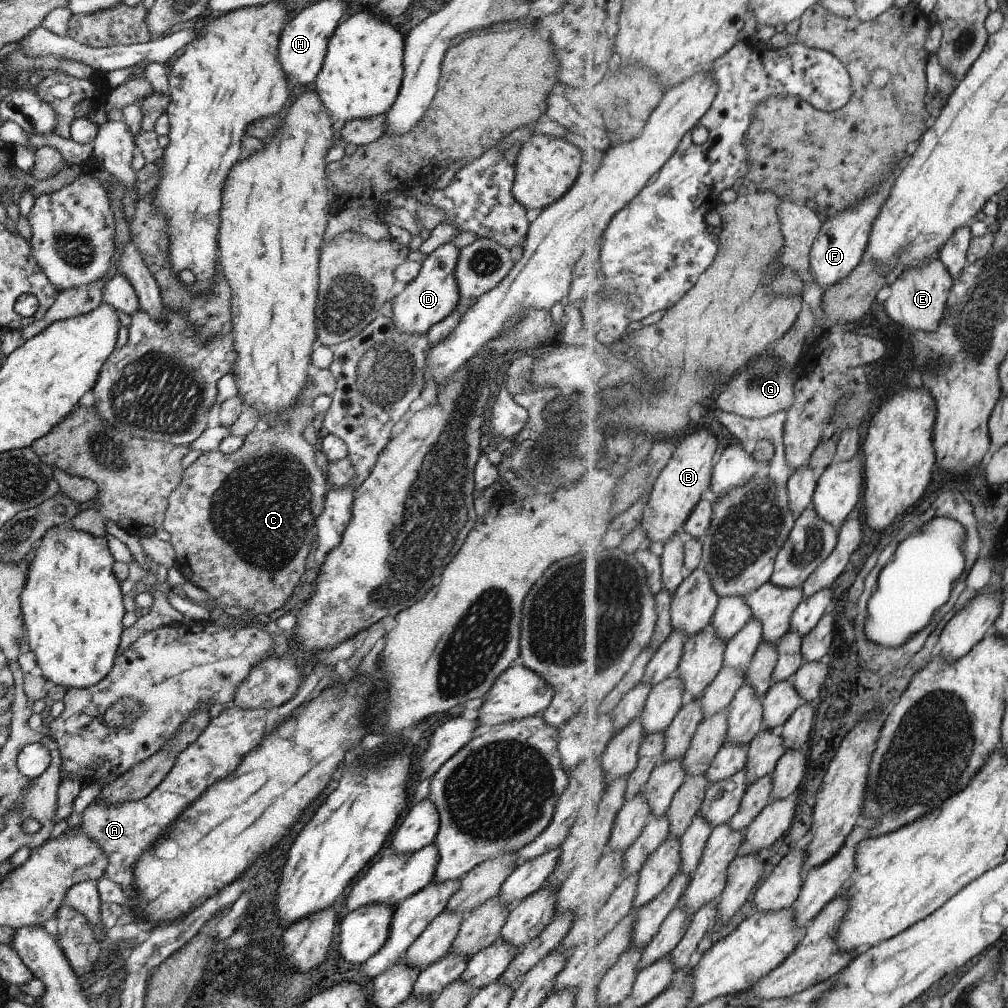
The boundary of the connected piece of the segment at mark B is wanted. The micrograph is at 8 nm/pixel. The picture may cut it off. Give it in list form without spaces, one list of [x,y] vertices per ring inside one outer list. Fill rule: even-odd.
[[[698,430],[680,440],[680,445],[674,450],[653,485],[645,515],[639,518],[640,523],[633,530],[633,532],[643,532],[650,547],[661,550],[661,547],[666,545],[678,531],[684,529],[700,501],[706,495],[710,495],[717,448],[719,448],[719,440],[709,430]]]

